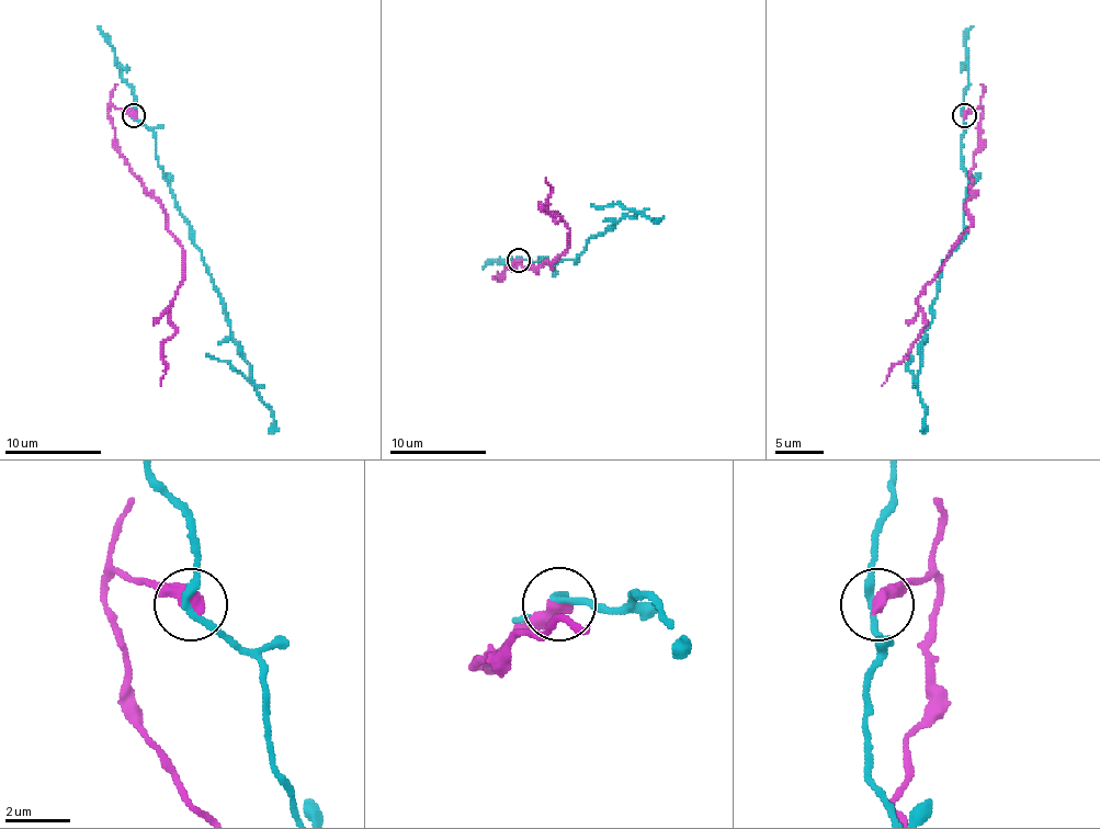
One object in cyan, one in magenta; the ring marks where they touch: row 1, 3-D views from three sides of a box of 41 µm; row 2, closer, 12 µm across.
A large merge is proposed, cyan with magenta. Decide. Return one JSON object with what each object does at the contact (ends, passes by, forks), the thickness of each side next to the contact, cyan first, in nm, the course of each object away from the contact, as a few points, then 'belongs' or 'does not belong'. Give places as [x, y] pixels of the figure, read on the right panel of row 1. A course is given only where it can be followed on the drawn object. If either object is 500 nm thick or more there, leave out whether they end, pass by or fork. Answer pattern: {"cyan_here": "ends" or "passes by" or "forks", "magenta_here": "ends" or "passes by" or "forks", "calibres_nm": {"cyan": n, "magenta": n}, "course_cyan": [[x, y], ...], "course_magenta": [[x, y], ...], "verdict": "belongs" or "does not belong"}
{"calibres_nm": {"cyan": 220, "magenta": 500}, "course_cyan": [[963, 115], [961, 166], [968, 181], [963, 231], [942, 264], [922, 344], [918, 395], [925, 433]], "course_magenta": [[963, 115], [983, 109], [981, 149], [968, 175], [971, 226], [918, 298], [922, 332], [882, 385]], "verdict": "does not belong"}

